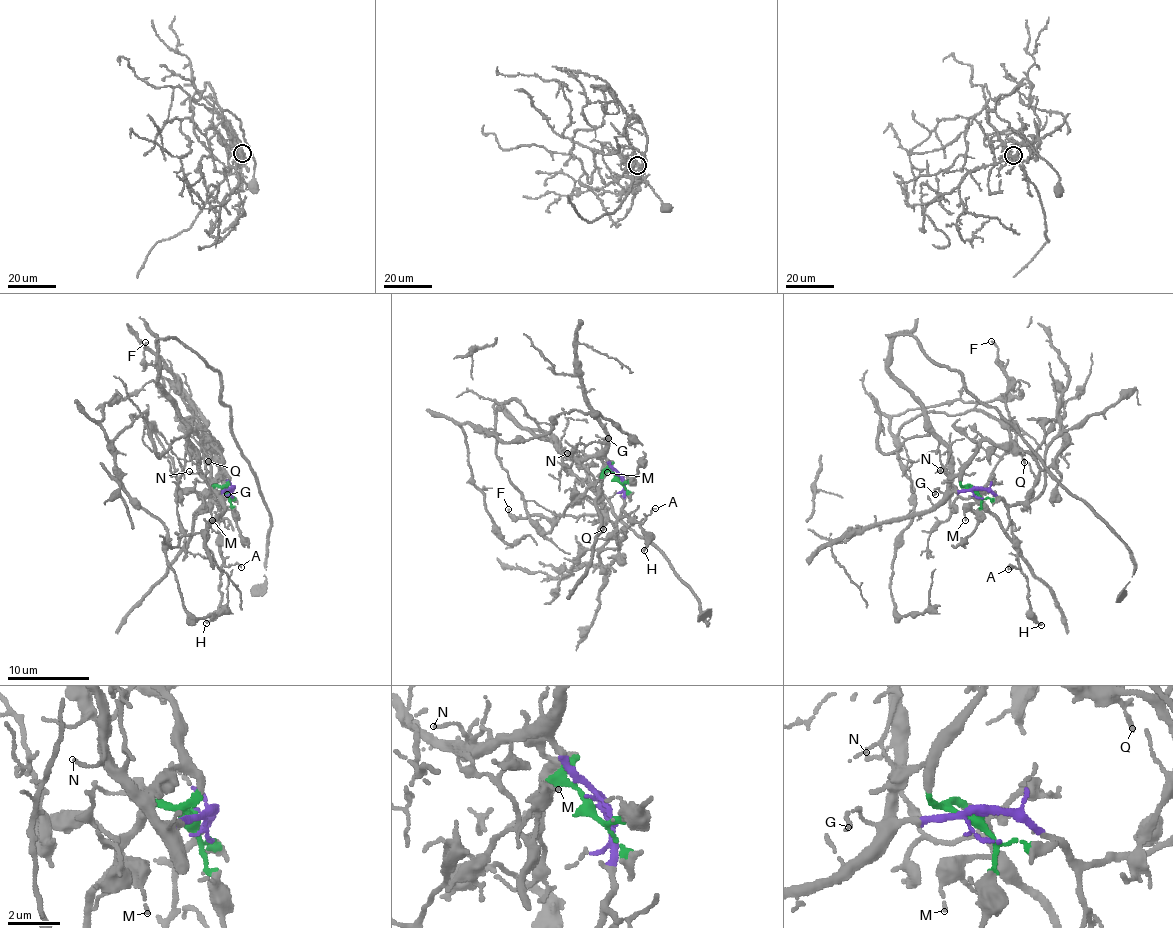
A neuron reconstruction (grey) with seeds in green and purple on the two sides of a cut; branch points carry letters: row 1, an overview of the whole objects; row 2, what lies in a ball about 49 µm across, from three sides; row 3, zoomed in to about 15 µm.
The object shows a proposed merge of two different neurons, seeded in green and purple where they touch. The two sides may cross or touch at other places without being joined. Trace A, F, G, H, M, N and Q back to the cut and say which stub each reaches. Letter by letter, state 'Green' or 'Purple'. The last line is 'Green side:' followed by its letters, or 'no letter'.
A: Purple
F: Green
G: Purple
H: Purple
M: Green
N: Purple
Q: Green
Green side: F, M, Q

